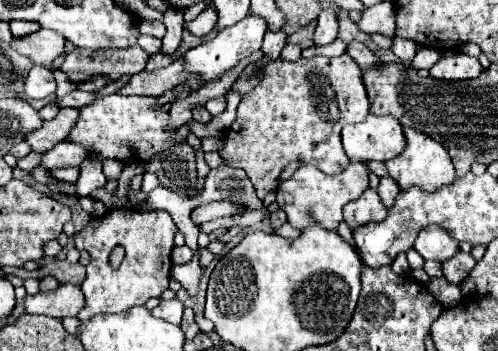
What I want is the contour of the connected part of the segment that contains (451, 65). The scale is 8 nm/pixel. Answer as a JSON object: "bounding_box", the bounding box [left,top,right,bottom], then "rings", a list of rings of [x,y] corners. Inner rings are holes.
{"bounding_box":[430,53,482,81],"rings":[[[458,53],[454,57],[444,55],[432,69],[430,75],[434,79],[446,79],[446,81],[464,81],[464,79],[476,79],[482,73],[482,67],[476,57]]]}

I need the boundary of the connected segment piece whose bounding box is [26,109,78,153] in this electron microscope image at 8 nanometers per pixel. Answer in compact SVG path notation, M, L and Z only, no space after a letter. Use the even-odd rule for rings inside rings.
M60 109L58 115L50 121L44 121L38 131L28 133L26 143L32 147L34 153L46 153L50 151L56 143L64 141L76 123L78 111L76 109Z

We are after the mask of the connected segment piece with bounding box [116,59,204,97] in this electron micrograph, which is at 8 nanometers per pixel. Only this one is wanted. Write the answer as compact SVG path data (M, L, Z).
M178 59L170 67L136 73L116 93L120 93L120 95L156 95L156 97L160 97L166 91L174 89L178 83L184 83L192 89L200 89L204 85L204 81L200 81L198 77L188 75L182 67L184 67L182 59Z

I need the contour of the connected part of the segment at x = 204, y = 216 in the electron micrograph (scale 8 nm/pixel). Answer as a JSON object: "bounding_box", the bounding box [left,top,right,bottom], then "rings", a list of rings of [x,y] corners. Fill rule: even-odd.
{"bounding_box":[192,201,240,225],"rings":[[[214,201],[214,203],[208,203],[208,205],[200,205],[192,211],[192,221],[196,225],[202,225],[206,221],[212,221],[212,219],[218,219],[218,217],[228,217],[232,213],[236,213],[240,209],[238,203],[230,203],[230,201]]]}

